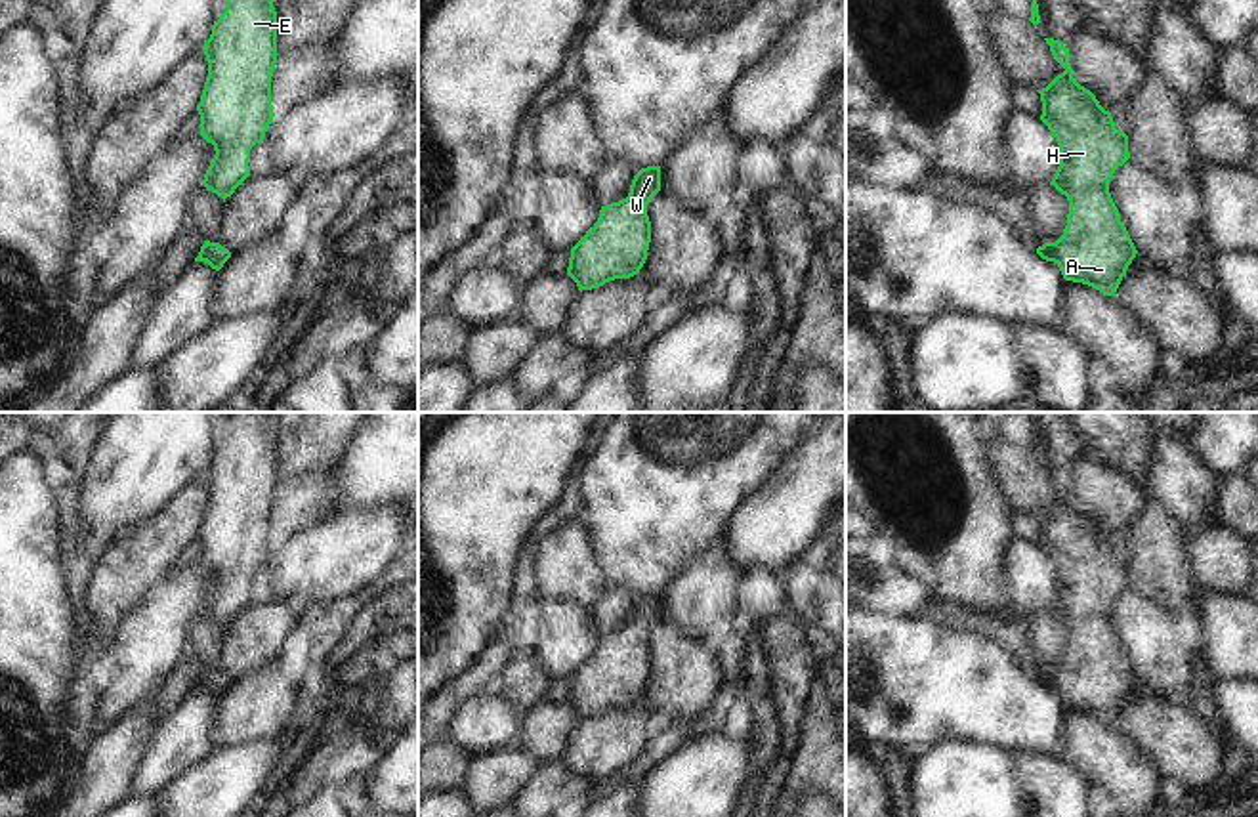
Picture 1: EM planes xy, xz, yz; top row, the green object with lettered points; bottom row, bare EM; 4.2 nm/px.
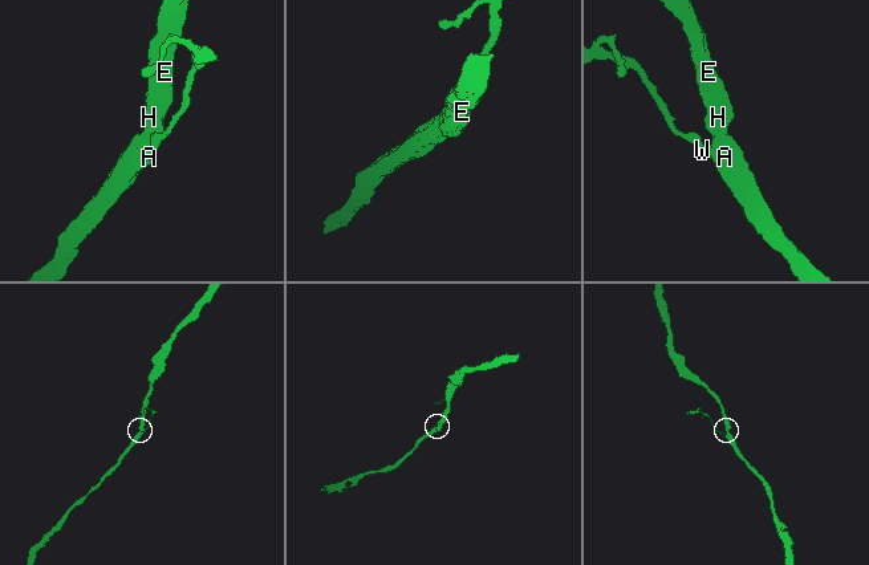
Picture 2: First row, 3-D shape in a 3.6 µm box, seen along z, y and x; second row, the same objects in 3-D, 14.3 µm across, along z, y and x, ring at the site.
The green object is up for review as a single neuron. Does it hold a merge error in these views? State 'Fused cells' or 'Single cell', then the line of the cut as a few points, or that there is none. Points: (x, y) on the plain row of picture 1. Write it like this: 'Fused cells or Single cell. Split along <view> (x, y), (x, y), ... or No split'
Single cell. No split.

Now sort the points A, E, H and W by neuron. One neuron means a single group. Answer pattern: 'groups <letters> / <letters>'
groups A E H W

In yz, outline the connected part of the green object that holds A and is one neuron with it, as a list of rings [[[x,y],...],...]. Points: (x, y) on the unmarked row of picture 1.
[[[1054,466],[1044,468],[1054,487],[1065,496],[1038,521],[1042,529],[1040,548],[1059,573],[1059,594],[1050,613],[1067,624],[1069,641],[1063,662],[1056,670],[1038,674],[1037,681],[1054,689],[1065,708],[1088,712],[1103,723],[1115,723],[1138,681],[1109,620],[1115,597],[1130,586],[1128,563],[1115,555],[1111,540],[1100,533],[1096,523],[1073,506],[1069,475]]]

